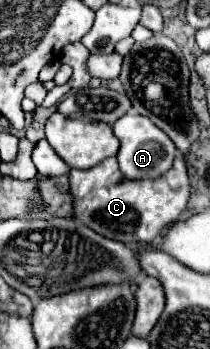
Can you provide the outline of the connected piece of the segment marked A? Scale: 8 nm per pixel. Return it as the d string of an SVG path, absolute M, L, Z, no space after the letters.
M126 113L124 117L120 117L112 125L112 131L114 131L114 135L120 141L120 151L118 151L116 159L118 159L120 171L122 171L122 175L126 179L130 179L130 181L136 181L136 179L158 179L160 173L166 173L166 169L170 169L170 165L172 165L172 161L176 157L176 145L148 117Z

